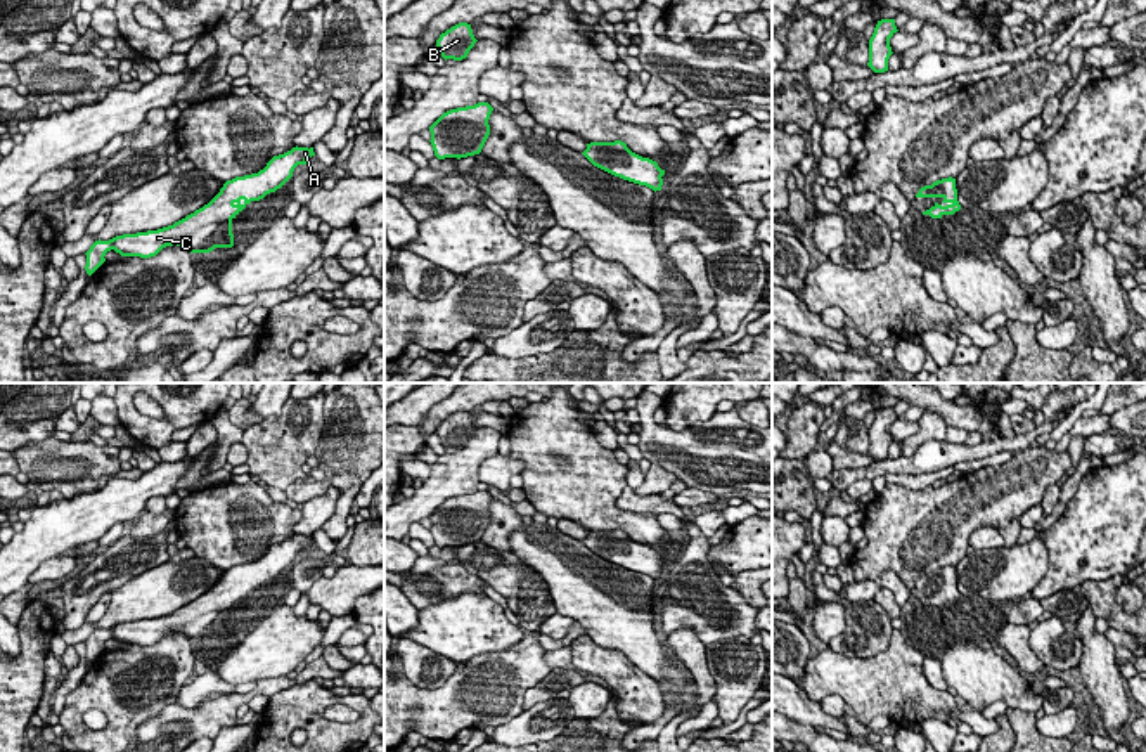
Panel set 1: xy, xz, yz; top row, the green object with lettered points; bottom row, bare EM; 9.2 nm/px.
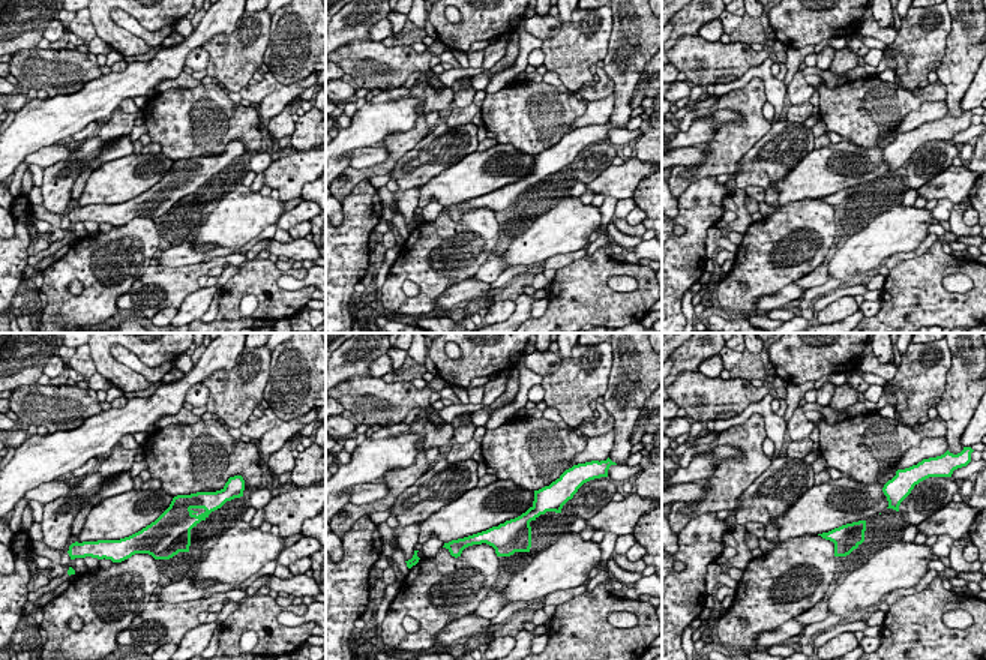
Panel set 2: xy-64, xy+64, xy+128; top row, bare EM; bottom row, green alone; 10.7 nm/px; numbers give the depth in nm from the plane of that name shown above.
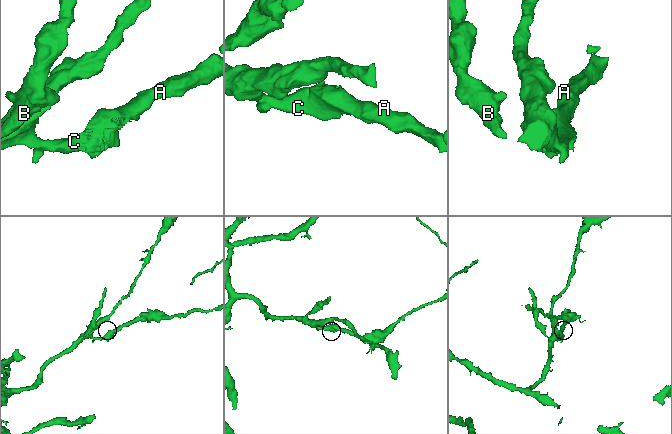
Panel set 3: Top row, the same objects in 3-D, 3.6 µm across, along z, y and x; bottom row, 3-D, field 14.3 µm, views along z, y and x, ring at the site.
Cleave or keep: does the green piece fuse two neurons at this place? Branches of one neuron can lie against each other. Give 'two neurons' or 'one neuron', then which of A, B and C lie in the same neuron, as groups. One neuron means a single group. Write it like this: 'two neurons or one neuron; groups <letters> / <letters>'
one neuron; groups A B C

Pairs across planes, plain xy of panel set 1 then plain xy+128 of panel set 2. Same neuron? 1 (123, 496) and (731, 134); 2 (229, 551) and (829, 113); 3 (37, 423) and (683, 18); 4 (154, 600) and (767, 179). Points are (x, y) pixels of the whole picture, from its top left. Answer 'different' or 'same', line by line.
1: different
2: same
3: same
4: different

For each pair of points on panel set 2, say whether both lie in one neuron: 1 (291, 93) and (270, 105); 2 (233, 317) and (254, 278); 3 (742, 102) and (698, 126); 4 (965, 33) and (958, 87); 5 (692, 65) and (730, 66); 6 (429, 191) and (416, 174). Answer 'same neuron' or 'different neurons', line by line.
1: same neuron
2: same neuron
3: different neurons
4: same neuron
5: same neuron
6: different neurons

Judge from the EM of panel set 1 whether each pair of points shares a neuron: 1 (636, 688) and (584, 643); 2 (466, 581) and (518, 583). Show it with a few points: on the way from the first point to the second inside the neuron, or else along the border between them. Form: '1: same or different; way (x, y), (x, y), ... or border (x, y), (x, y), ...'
1: same; way (624, 678), (596, 655)
2: different; border (459, 564), (482, 581)

